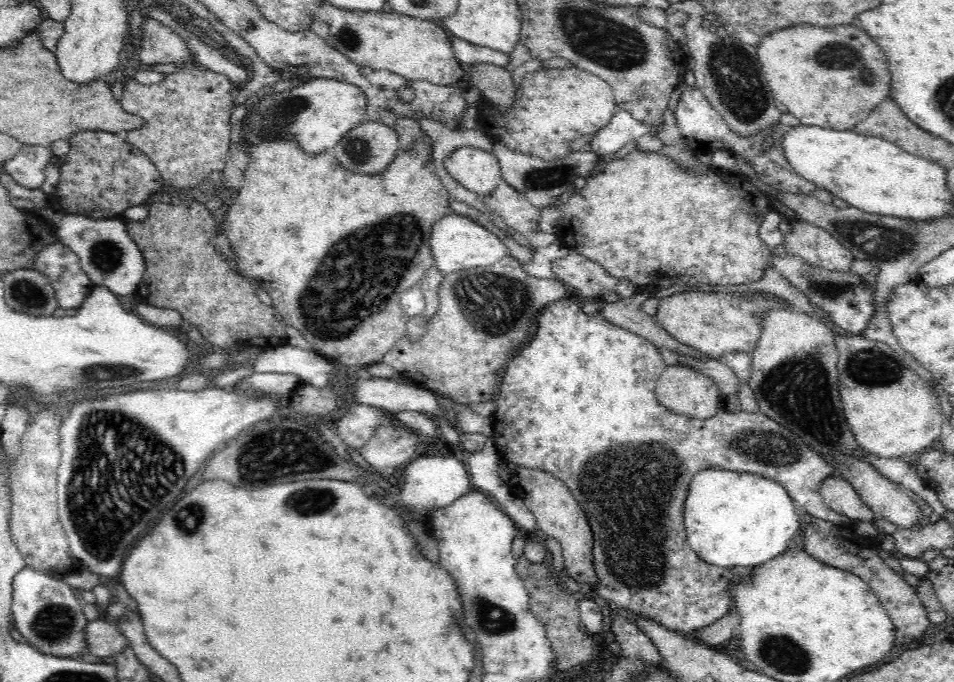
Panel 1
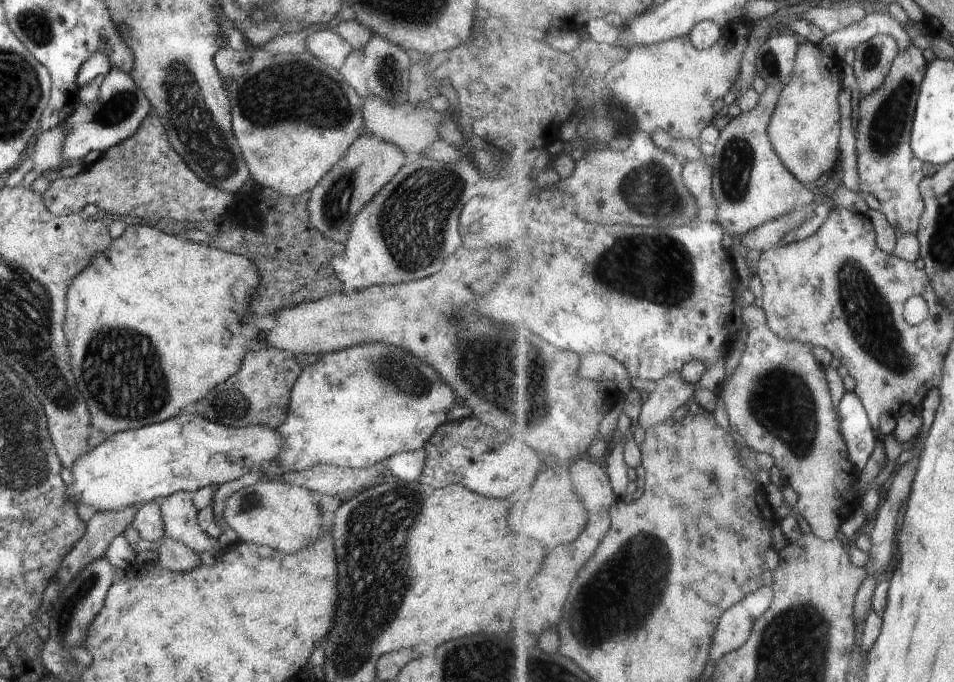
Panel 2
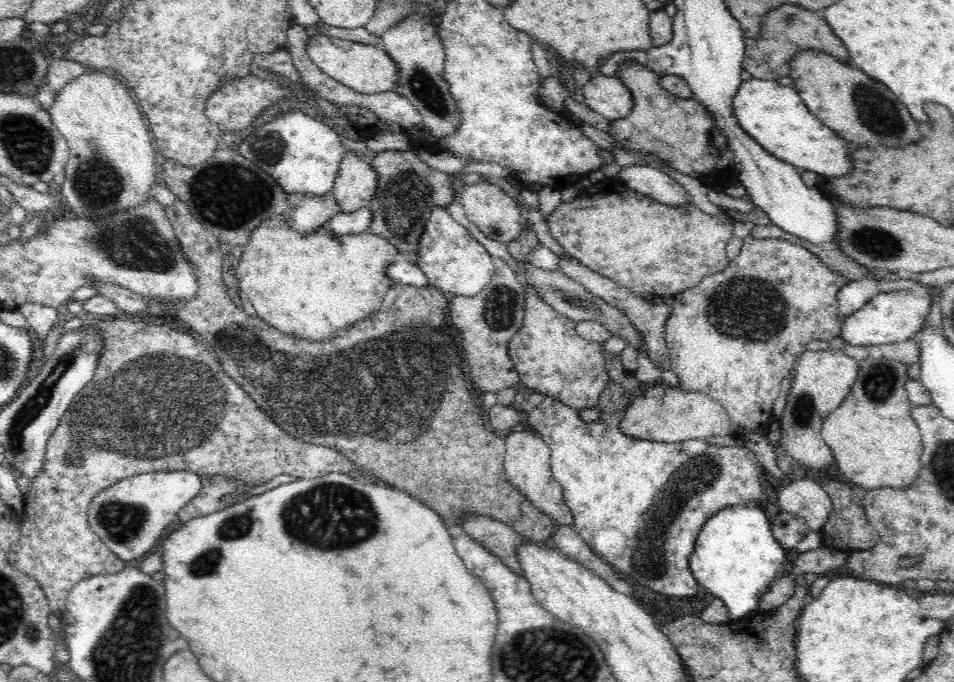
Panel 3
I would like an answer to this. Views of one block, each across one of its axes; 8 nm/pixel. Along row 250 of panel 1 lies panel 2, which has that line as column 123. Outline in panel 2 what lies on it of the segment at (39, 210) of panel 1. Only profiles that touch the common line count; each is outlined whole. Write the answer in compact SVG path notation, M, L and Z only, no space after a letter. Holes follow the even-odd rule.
M111 68L100 86L100 98L91 105L80 103L65 120L69 124L69 132L63 142L63 166L81 162L92 151L106 152L130 138L151 112L151 102L131 76L121 69Z

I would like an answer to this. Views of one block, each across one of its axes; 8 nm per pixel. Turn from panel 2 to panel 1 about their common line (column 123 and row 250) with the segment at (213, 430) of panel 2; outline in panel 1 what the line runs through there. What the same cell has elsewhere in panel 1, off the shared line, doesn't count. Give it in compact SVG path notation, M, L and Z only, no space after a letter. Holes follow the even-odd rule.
M452 212L435 222L429 243L435 260L434 266L444 275L467 268L490 266L509 254L508 247L502 240L478 221Z

